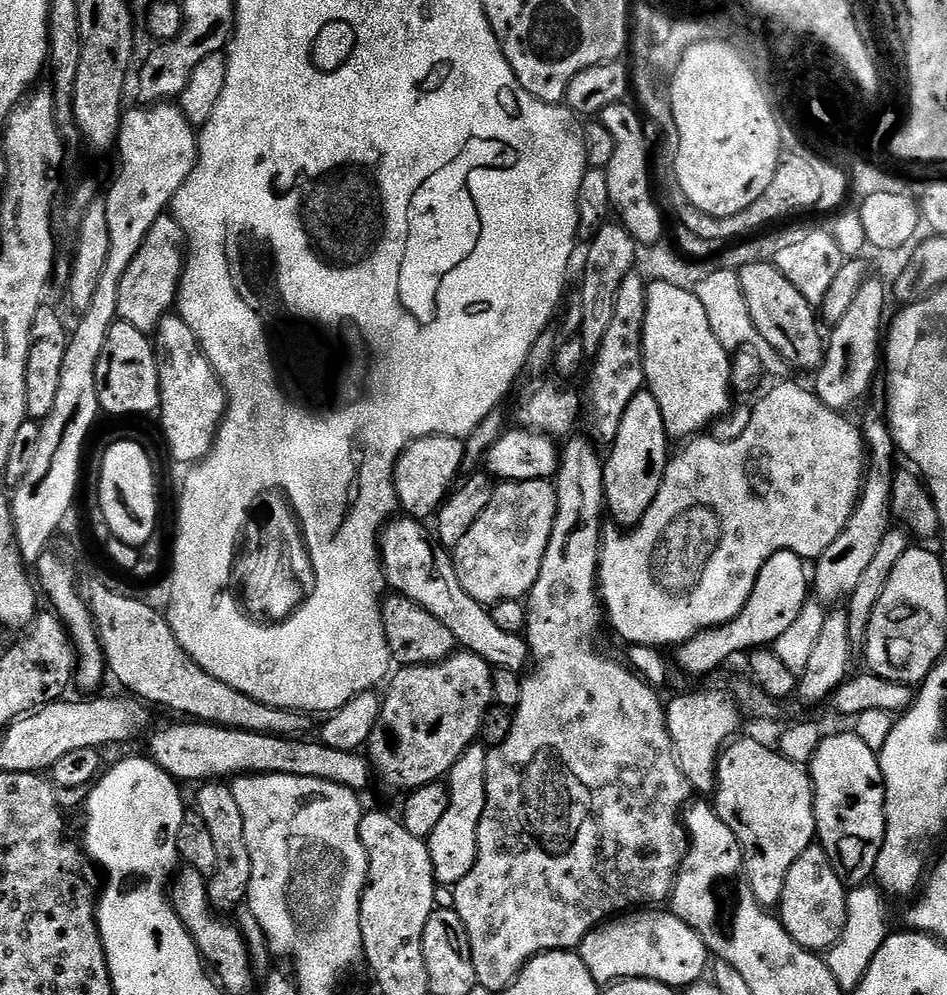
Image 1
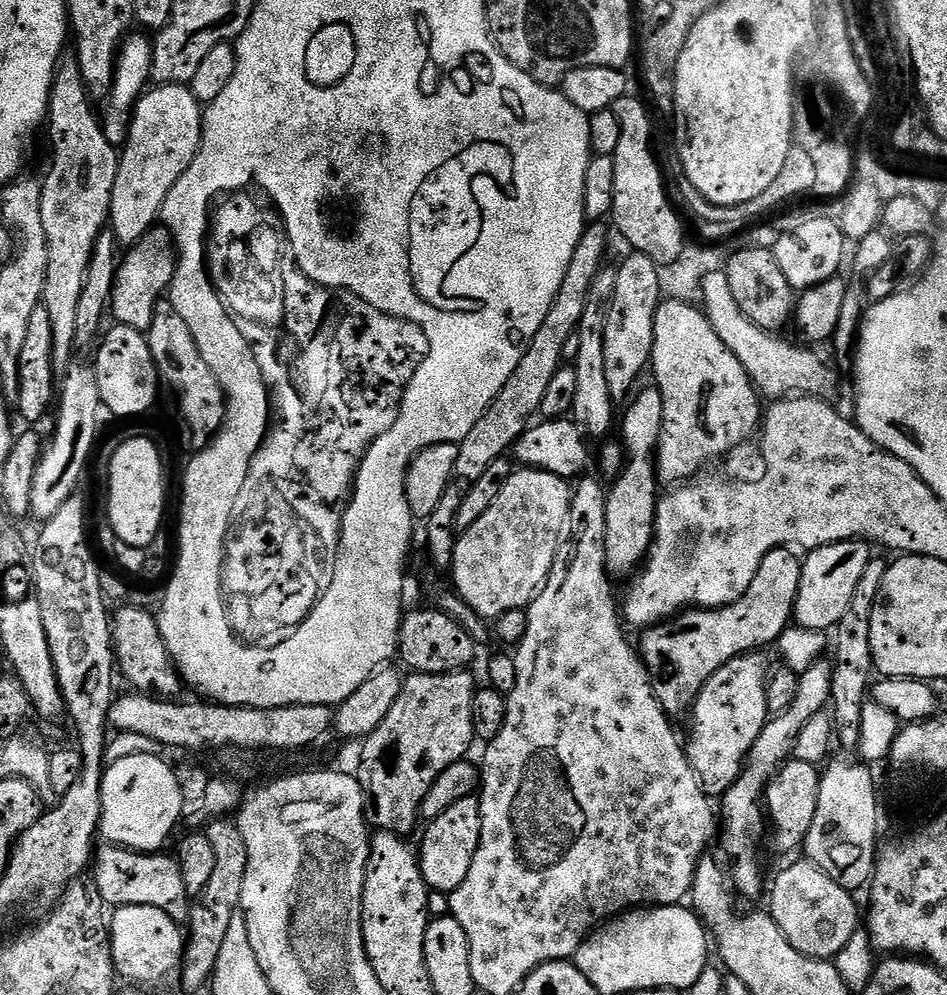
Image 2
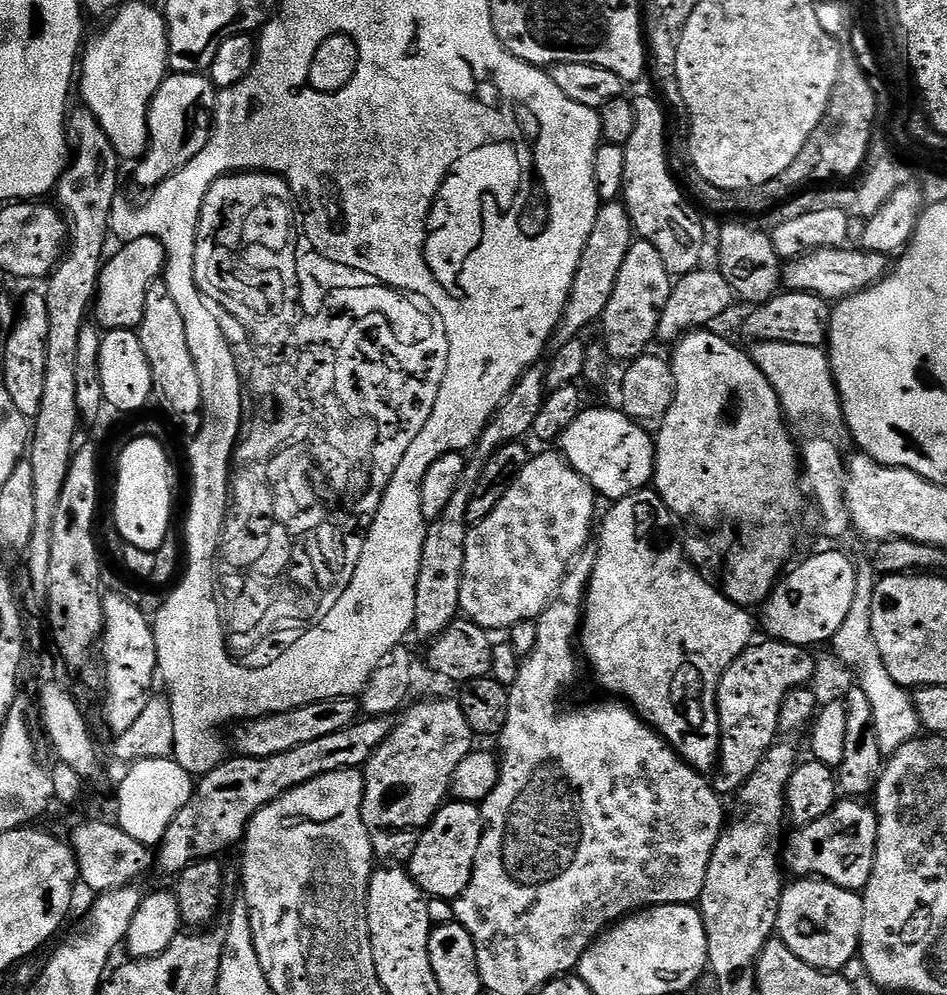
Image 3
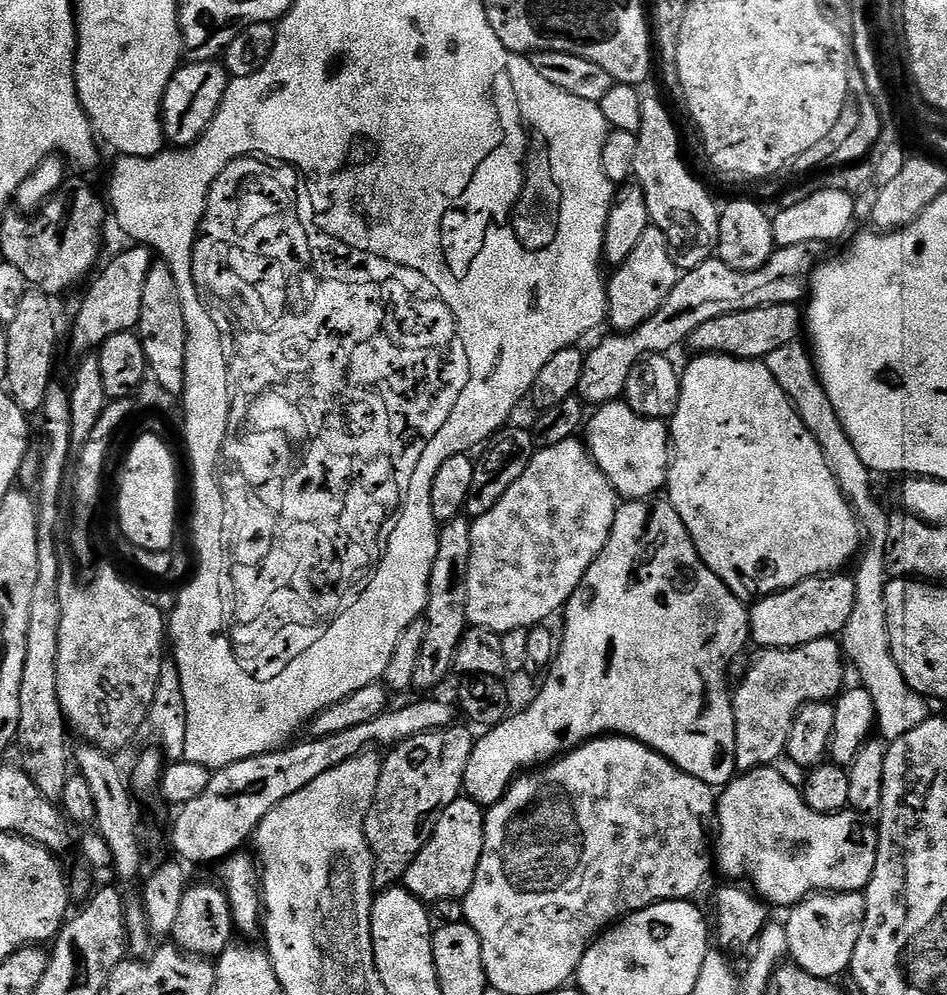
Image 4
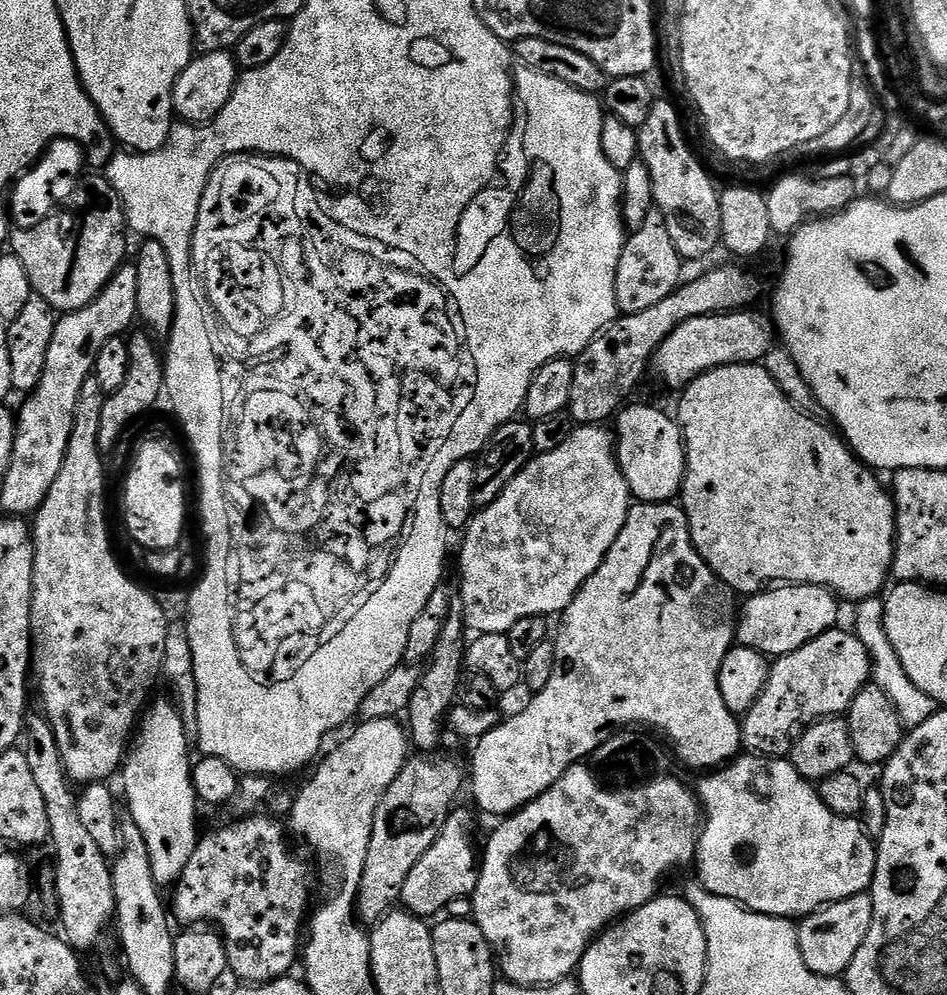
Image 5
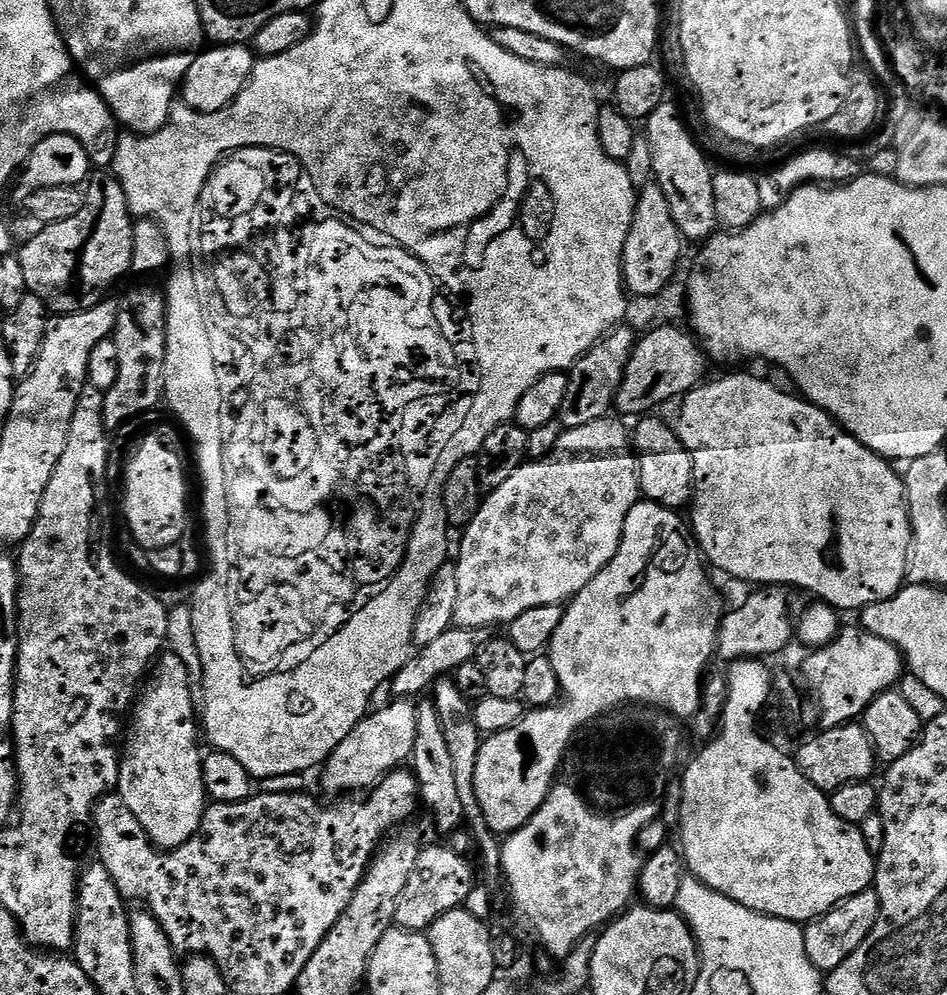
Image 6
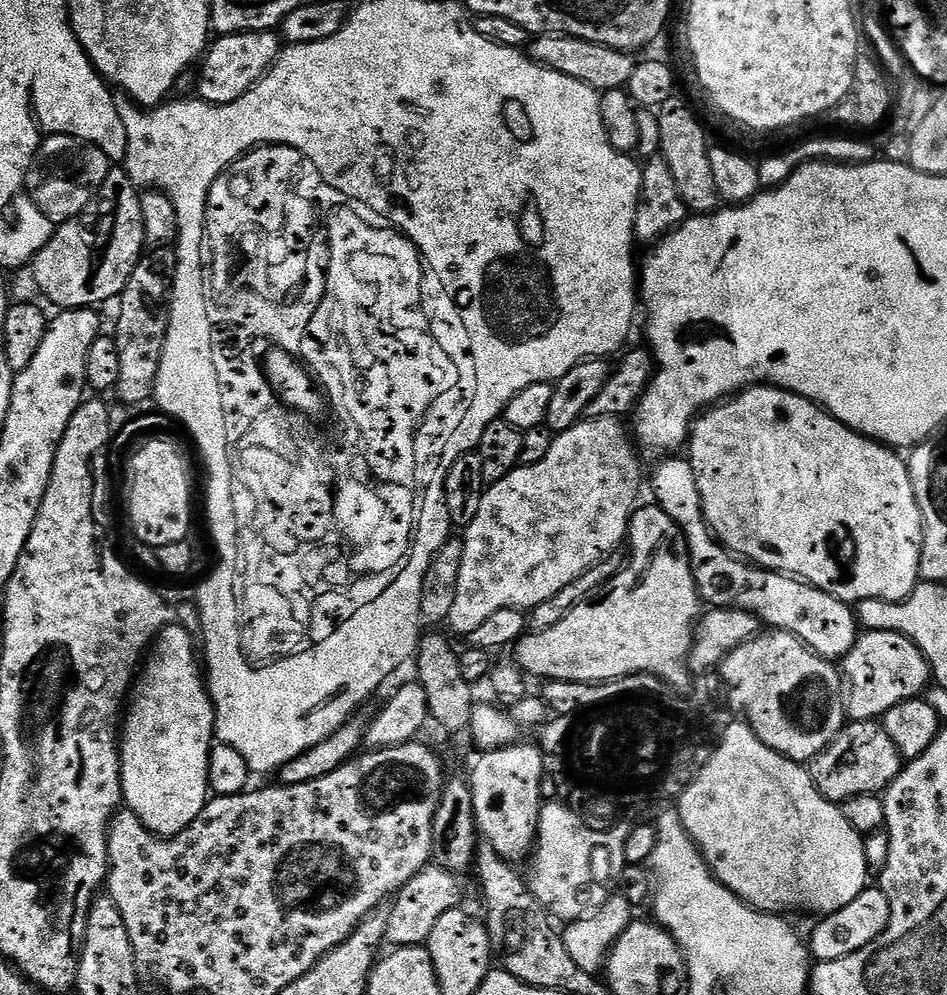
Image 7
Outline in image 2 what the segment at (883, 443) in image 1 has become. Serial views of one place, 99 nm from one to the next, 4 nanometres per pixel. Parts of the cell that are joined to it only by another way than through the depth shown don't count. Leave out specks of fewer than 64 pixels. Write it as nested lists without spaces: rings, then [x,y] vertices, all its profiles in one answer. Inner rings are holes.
[[[843,540],[837,544],[811,549],[803,557],[794,609],[794,620],[799,627],[822,633],[835,629],[842,614],[846,614],[850,606],[850,598],[854,598],[854,590],[858,590],[858,582],[862,582],[866,566],[874,558],[871,550],[873,551],[867,540]]]

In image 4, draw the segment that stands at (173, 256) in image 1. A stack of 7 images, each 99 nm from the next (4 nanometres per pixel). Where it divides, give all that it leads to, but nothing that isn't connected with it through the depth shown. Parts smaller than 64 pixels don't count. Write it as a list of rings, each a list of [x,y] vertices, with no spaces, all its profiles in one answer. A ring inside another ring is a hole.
[[[143,246],[128,247],[132,248],[118,253],[104,269],[101,267],[95,273],[94,279],[87,285],[88,293],[72,320],[72,348],[79,354],[95,353],[104,345],[106,338],[119,332],[131,332],[139,325],[142,290],[146,287],[146,274],[150,274],[150,266],[154,263],[154,253]]]

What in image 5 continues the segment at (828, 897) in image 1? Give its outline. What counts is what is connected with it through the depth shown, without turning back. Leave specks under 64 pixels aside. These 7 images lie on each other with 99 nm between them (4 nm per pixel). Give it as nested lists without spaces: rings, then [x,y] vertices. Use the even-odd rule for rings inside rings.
[[[868,892],[827,904],[825,908],[803,917],[798,924],[798,942],[802,958],[806,958],[806,966],[819,976],[843,977],[850,962],[854,962],[854,954],[858,954],[858,946],[866,942],[866,934],[870,934],[873,922],[874,902]]]

